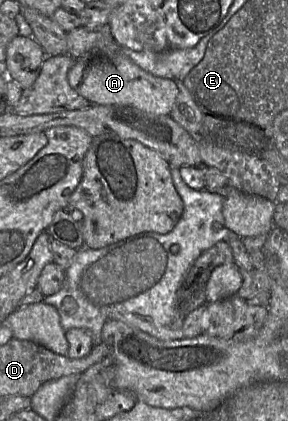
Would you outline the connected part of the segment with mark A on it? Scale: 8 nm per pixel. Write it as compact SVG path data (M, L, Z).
M112 34L102 37L90 50L76 60L67 74L69 85L90 104L132 106L155 115L169 115L173 107L177 87L173 80L154 76L137 66L114 40Z

